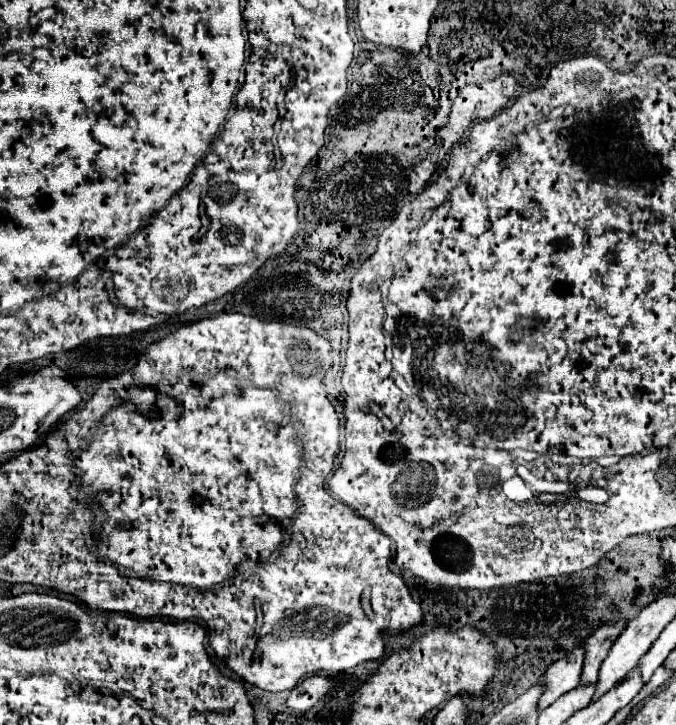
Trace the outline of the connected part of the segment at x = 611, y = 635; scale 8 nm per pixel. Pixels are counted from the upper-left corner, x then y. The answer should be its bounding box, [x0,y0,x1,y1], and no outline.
[580,621,626,685]

